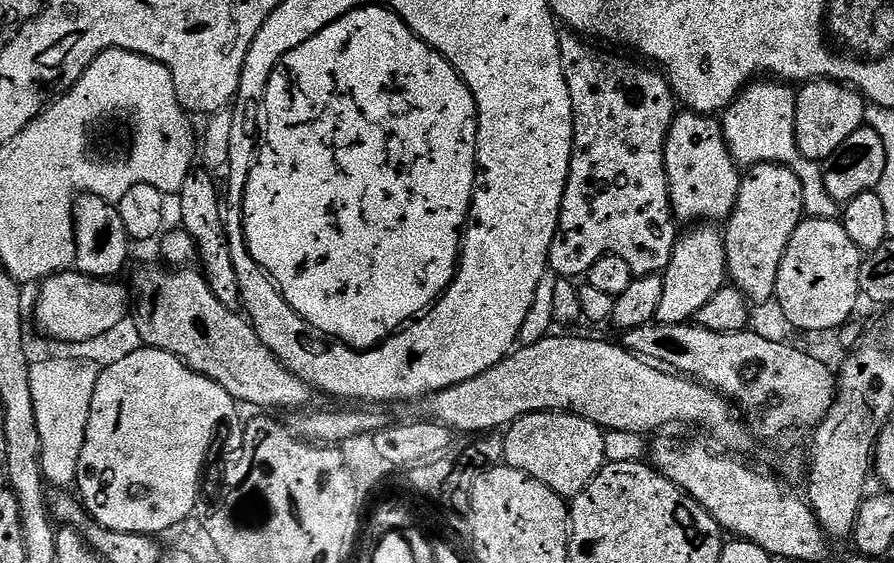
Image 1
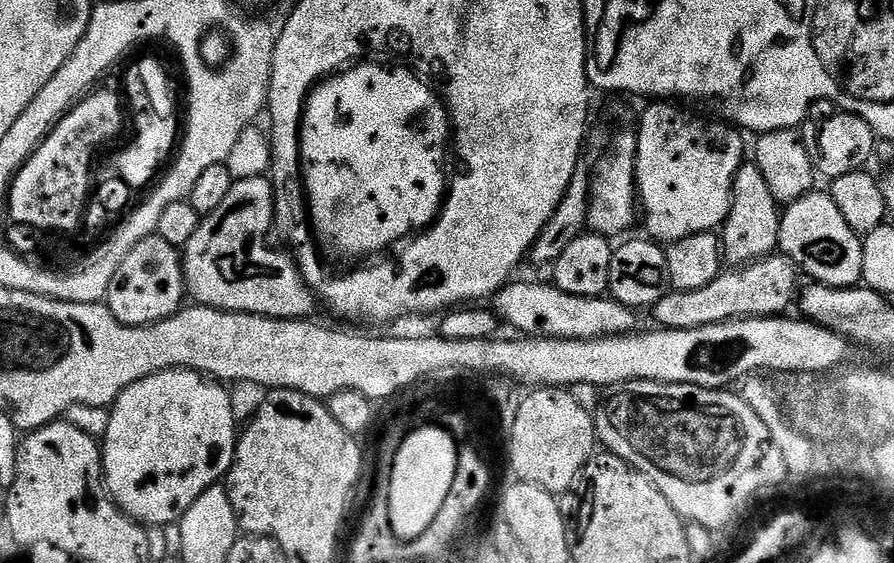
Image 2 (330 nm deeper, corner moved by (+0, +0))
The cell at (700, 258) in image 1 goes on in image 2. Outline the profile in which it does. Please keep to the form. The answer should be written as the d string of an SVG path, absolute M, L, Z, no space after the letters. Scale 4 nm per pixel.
M745 162L740 166L740 172L732 187L732 205L730 214L722 225L722 256L729 265L743 266L753 264L756 260L762 260L766 256L773 255L780 246L780 218L781 205L777 204L774 194L770 194L770 186L766 184L766 178L762 178L762 170L758 170L755 162Z

